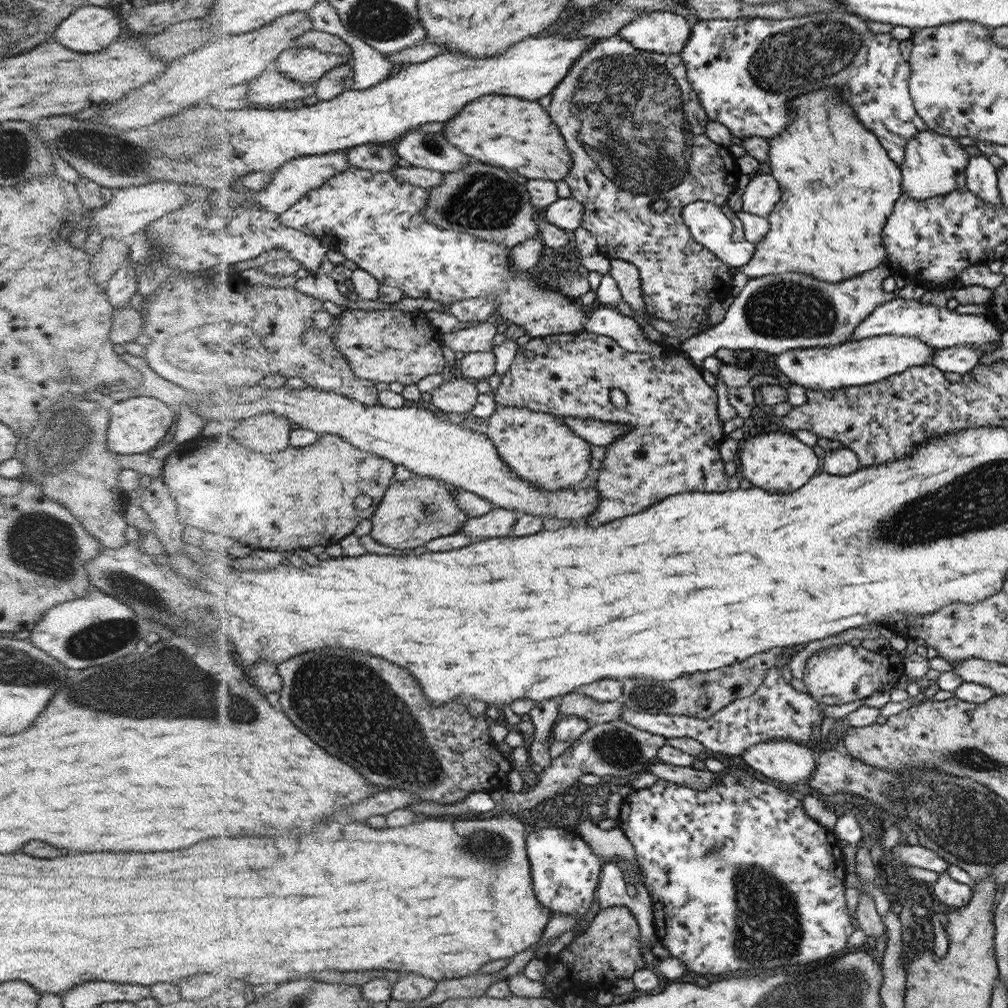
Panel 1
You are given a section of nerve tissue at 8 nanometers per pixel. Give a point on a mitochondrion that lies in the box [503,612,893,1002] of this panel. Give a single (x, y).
(767, 926)

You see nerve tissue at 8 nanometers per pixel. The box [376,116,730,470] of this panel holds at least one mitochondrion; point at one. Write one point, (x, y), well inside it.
(503, 200)

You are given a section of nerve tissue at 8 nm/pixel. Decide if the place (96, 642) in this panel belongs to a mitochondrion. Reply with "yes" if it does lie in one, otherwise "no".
yes

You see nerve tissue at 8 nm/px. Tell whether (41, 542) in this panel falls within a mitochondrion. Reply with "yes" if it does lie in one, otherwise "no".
yes

